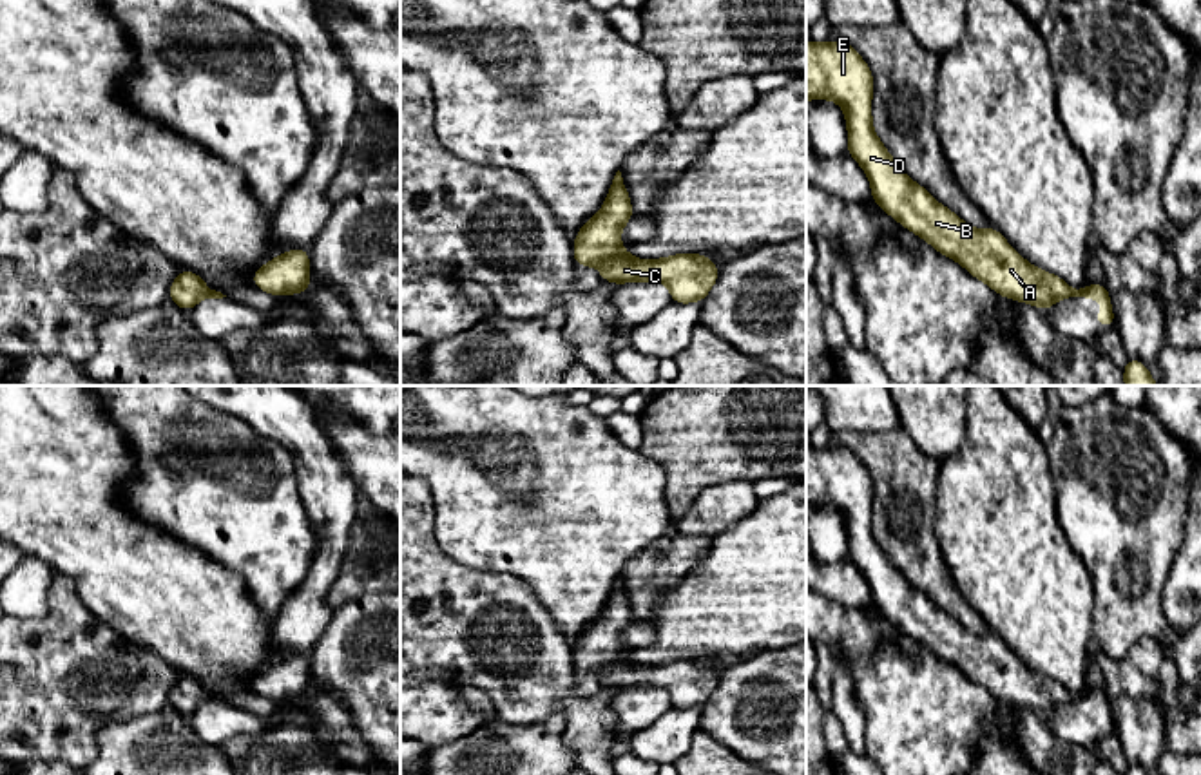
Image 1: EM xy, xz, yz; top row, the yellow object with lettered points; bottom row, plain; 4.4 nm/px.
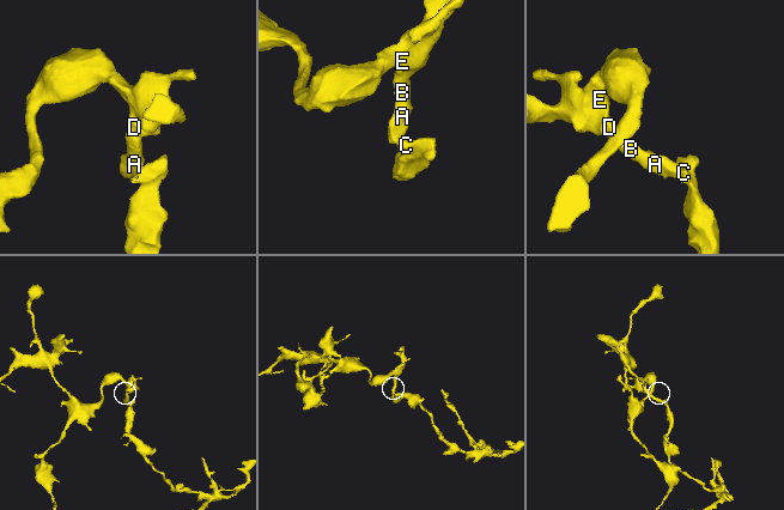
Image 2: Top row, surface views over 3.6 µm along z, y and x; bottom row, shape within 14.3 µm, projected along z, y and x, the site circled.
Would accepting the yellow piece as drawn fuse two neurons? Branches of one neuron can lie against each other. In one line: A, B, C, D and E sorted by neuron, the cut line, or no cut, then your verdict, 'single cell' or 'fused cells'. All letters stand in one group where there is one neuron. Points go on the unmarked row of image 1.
A B D E / C | xz (620, 650), (598, 670) | fused cells

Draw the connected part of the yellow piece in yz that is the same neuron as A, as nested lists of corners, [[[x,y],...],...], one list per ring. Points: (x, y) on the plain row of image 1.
[[[806,447],[806,507],[833,505],[842,512],[848,531],[846,558],[864,574],[871,605],[888,621],[938,659],[955,665],[1000,703],[1029,708],[1043,717],[1060,704],[1074,703],[1080,695],[1029,670],[994,632],[967,632],[908,583],[873,536],[873,494],[870,471],[850,449]]]

